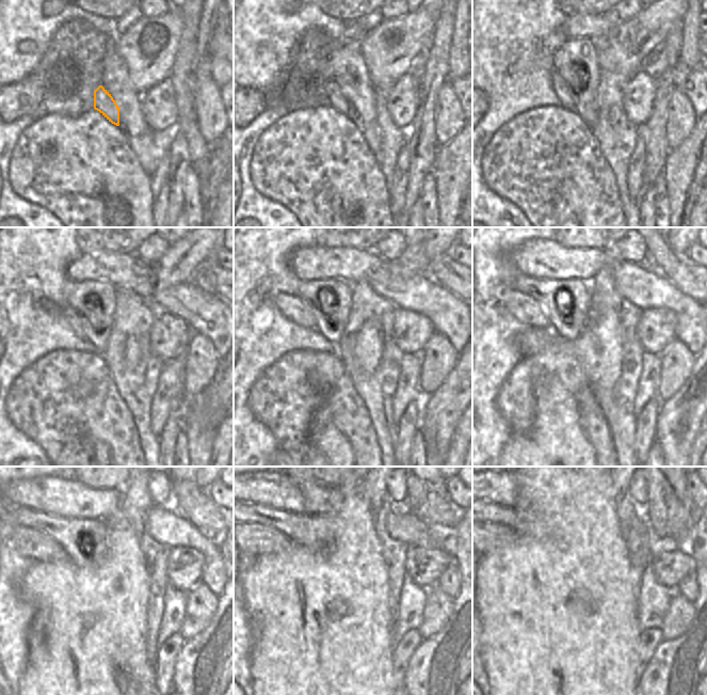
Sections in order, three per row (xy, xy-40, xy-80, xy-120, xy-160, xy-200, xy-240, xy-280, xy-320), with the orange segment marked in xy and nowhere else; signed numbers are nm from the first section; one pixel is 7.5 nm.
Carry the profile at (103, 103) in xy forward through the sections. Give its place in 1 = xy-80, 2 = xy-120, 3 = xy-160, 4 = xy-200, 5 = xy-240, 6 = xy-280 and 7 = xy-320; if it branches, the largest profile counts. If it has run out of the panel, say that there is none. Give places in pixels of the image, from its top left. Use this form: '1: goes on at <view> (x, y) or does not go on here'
1: goes on at xy-80 (563, 92)
2: goes on at xy-120 (75, 318)
3: goes on at xy-160 (291, 307)
4: goes on at xy-200 (525, 309)
5: goes on at xy-240 (31, 543)
6: goes on at xy-280 (255, 539)
7: goes on at xy-320 (494, 536)

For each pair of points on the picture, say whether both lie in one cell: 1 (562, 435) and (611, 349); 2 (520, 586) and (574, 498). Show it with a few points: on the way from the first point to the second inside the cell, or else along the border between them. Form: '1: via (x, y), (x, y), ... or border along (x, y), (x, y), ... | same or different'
1: via (562, 413), (562, 396), (590, 368) | same
2: via (541, 564), (567, 537), (567, 520) | same

